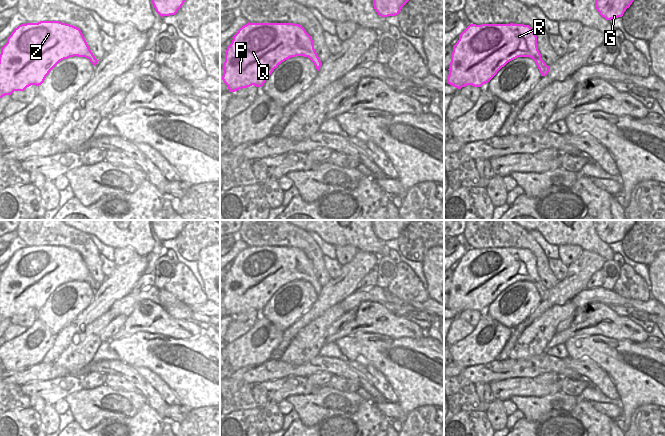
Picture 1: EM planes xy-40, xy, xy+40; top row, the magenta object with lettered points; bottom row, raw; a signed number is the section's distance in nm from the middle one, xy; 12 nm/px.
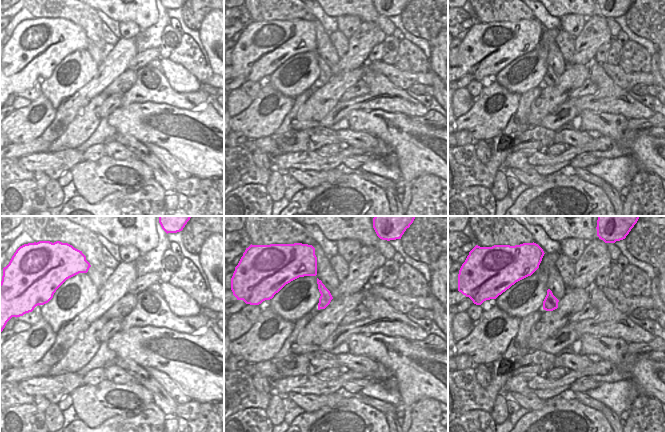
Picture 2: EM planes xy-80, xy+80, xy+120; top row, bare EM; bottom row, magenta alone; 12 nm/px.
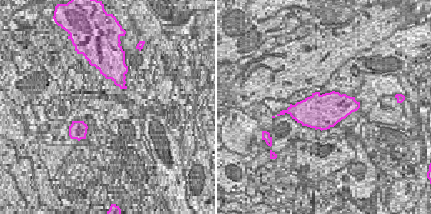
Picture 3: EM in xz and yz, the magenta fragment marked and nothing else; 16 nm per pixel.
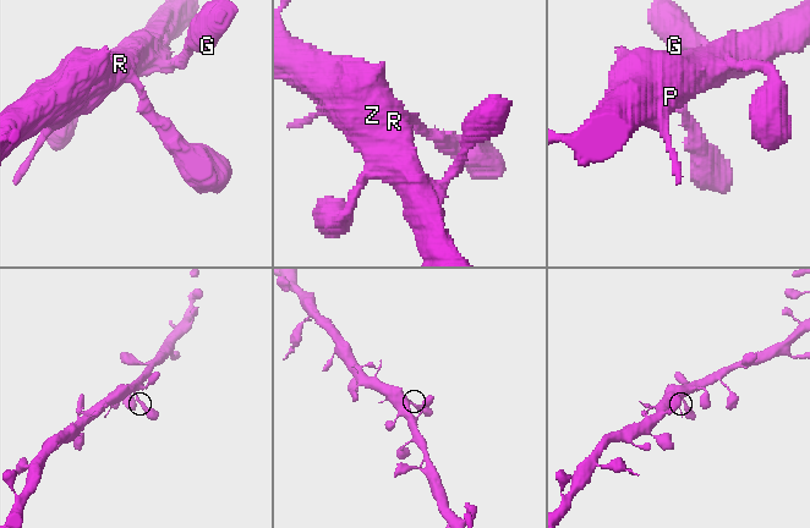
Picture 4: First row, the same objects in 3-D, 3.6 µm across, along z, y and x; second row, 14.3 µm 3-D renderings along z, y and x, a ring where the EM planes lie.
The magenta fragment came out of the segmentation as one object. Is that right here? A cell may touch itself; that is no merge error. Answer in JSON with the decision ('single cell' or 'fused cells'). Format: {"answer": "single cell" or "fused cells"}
{"answer": "single cell"}

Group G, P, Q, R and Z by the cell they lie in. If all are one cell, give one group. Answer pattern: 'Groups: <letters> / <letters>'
Groups: G P Q R Z

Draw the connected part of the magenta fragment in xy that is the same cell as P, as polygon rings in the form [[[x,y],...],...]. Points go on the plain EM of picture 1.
[[[247,247],[232,261],[227,271],[223,288],[223,306],[229,316],[235,316],[252,309],[262,311],[275,292],[285,284],[296,281],[308,281],[319,295],[322,287],[314,273],[311,260],[299,248],[294,247]]]

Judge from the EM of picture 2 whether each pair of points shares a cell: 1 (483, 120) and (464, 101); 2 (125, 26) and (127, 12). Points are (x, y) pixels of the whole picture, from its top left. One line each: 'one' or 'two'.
1: two
2: two

